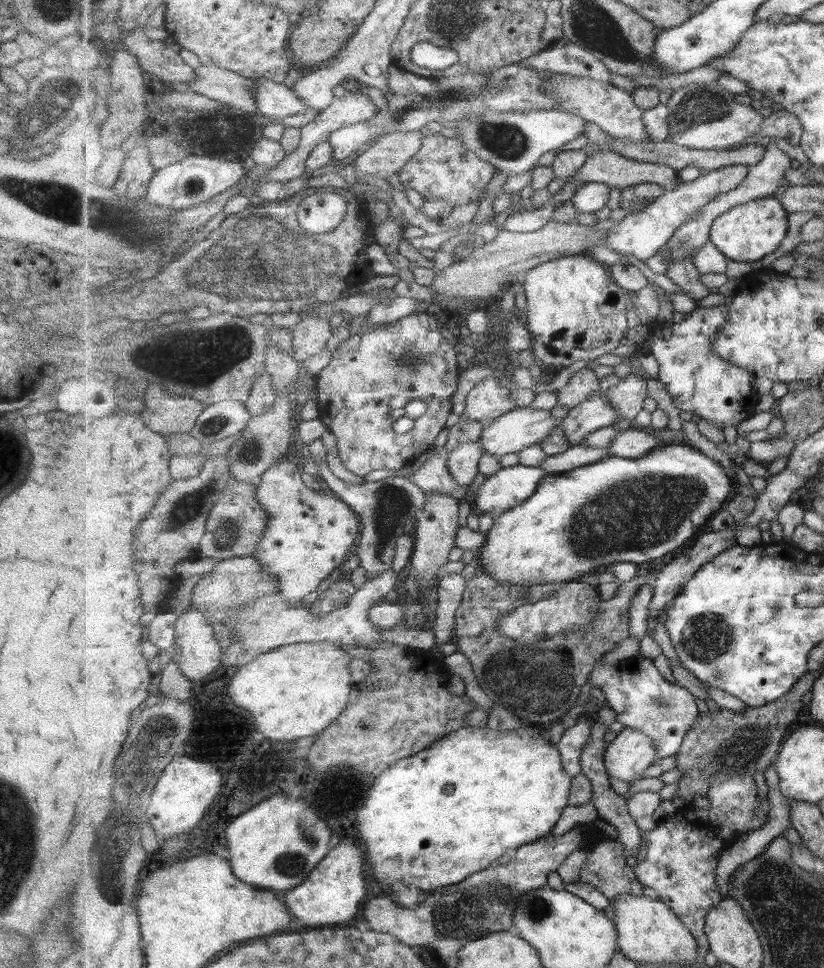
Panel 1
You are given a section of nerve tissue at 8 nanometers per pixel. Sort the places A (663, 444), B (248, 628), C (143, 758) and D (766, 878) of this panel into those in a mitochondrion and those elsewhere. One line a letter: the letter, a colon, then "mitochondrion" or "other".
A: other
B: mitochondrion
C: mitochondrion
D: mitochondrion

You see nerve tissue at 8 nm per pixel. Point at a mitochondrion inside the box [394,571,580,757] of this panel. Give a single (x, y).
(557, 664)

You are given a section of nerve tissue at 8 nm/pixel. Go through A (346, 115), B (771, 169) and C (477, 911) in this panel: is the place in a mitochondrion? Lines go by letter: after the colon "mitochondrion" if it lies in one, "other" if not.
A: other
B: other
C: mitochondrion

